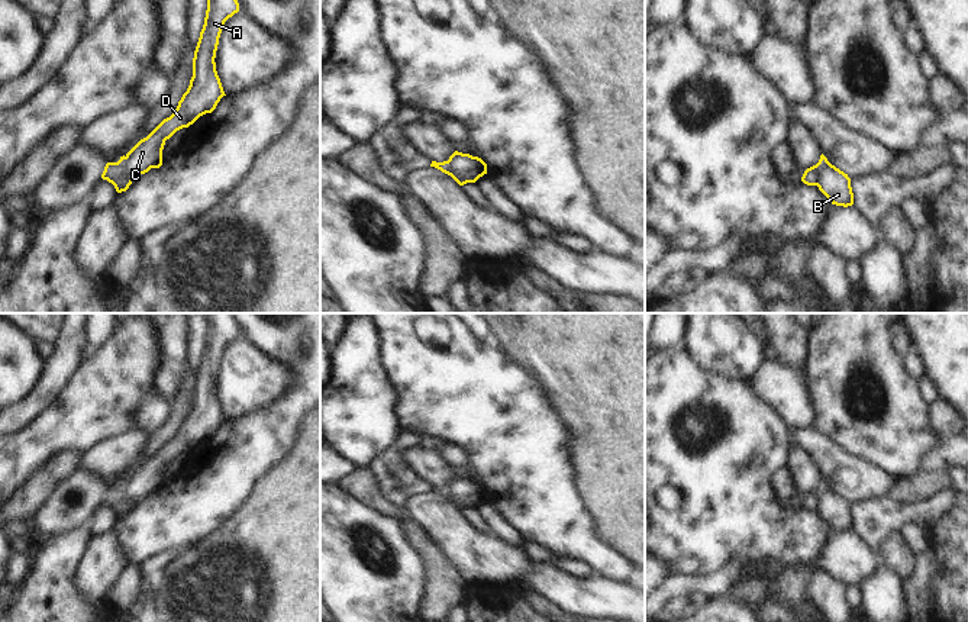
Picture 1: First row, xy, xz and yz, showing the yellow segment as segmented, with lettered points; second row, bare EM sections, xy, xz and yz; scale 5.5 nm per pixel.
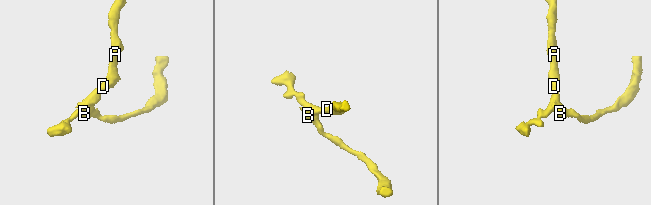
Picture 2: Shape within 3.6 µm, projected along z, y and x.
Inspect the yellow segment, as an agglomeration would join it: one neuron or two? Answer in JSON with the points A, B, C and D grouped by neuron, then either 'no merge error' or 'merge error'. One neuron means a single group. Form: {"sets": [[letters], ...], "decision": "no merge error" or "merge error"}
{"sets": [["A", "C", "D"], ["B"]], "decision": "merge error"}

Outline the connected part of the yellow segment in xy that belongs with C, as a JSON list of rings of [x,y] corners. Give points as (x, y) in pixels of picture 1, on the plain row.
[[[204,313],[207,335],[193,383],[193,402],[175,436],[126,478],[126,497],[138,502],[162,490],[165,465],[212,438],[225,419],[216,396],[216,376],[225,347],[239,336],[233,313]]]

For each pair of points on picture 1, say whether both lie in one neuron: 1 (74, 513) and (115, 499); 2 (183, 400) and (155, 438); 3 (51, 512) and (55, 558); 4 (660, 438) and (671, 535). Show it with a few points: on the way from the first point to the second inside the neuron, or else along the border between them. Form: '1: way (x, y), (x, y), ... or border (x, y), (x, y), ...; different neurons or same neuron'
1: way (84, 503), (90, 498), (105, 498); same neuron
2: way (178, 411), (174, 421), (165, 429); same neuron
3: border (86, 524), (55, 535), (34, 540); different neurons
4: way (684, 463), (689, 467), (689, 511); same neuron

